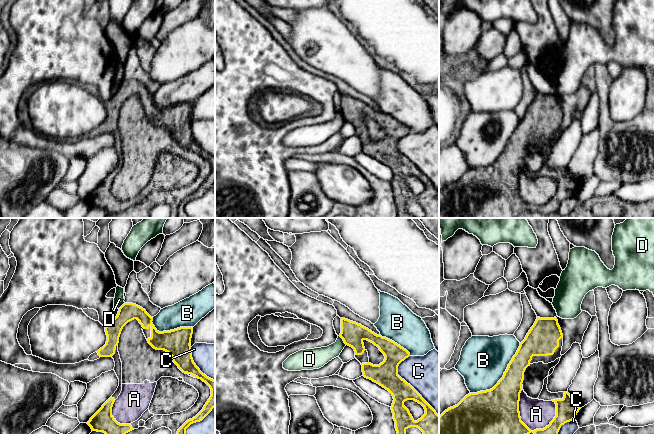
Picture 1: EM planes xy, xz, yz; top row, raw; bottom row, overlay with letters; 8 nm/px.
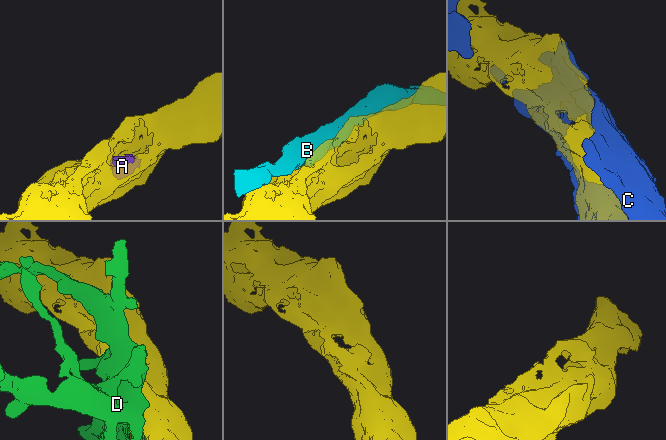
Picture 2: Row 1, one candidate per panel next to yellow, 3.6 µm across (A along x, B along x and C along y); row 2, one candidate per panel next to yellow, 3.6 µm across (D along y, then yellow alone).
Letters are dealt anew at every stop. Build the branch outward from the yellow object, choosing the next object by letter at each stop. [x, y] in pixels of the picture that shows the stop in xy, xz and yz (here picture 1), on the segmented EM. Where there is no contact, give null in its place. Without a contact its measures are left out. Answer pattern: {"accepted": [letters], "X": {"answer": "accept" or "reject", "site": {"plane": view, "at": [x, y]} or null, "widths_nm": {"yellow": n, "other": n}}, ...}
{"accepted": [], "A": {"answer": "reject", "site": {"plane": "yz", "at": [519, 416]}, "widths_nm": {"yellow": 360, "other": 240}}, "B": {"answer": "reject", "site": {"plane": "yz", "at": [503, 376]}, "widths_nm": {"yellow": 320, "other": 380}}, "C": {"answer": "reject", "site": {"plane": "xz", "at": [409, 384]}, "widths_nm": {"yellow": 200, "other": 400}}, "D": {"answer": "reject", "site": {"plane": "xz", "at": [343, 340]}, "widths_nm": {"yellow": 190, "other": 160}}}

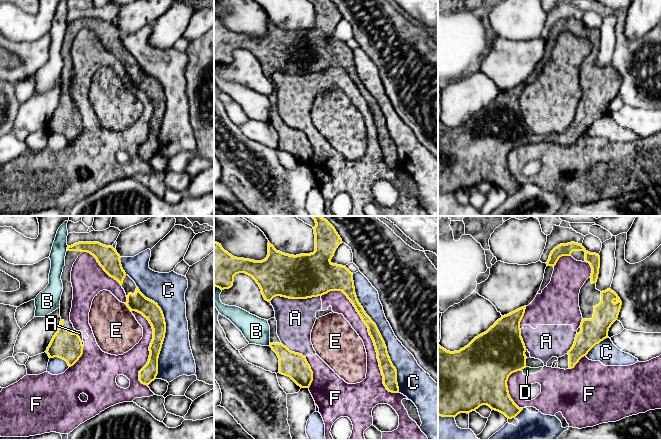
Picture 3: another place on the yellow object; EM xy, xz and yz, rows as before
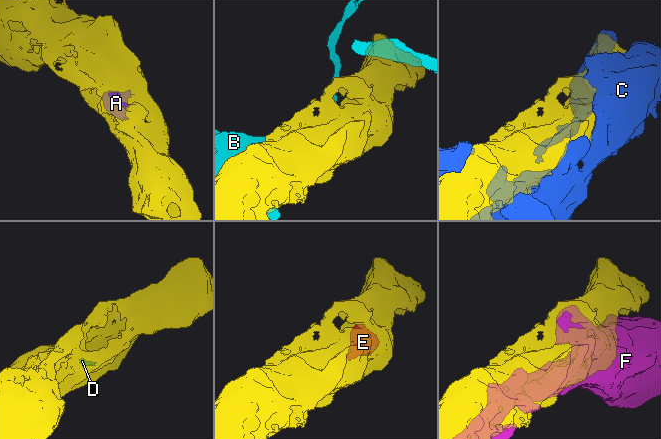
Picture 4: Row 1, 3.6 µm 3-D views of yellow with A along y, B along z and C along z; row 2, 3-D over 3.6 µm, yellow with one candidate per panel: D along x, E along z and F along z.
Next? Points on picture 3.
{"accepted": ["E"], "A": {"answer": "reject", "site": {"plane": "xz", "at": [294, 298]}, "widths_nm": {"yellow": 360, "other": 300}}, "B": {"answer": "reject", "site": {"plane": "xy", "at": [67, 248]}, "widths_nm": {"yellow": 120, "other": 130}}, "C": {"answer": "reject", "site": {"plane": "xz", "at": [379, 333]}, "widths_nm": {"yellow": 100, "other": 160}}, "D": {"answer": "reject", "site": {"plane": "yz", "at": [523, 368]}, "widths_nm": {"yellow": 400, "other": 60}}, "E": {"answer": "accept", "site": {"plane": "xy", "at": [128, 307]}, "widths_nm": {"yellow": 150, "other": 360}}, "F": {"answer": "reject", "site": {"plane": "xz", "at": [370, 335]}, "widths_nm": {"yellow": 100, "other": 120}}}

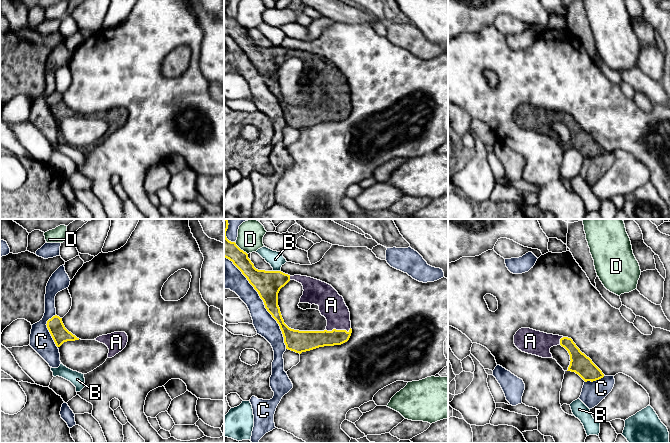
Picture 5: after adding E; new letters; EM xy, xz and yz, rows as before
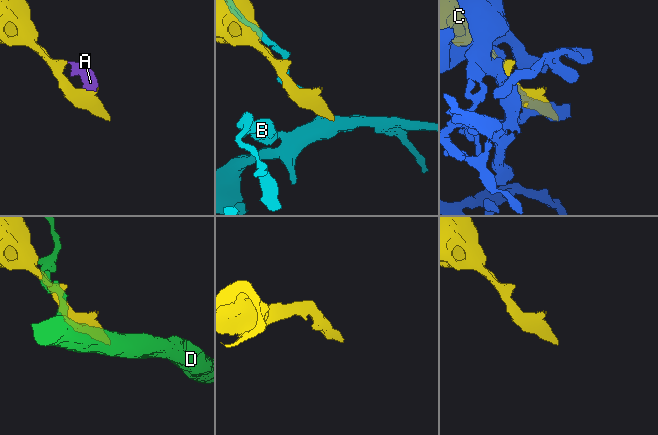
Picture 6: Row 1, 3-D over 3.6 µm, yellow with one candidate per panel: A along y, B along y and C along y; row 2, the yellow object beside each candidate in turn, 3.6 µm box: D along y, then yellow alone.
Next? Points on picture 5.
{"accepted": ["A"], "A": {"answer": "accept", "site": {"plane": "xz", "at": [338, 330]}, "widths_nm": {"yellow": 160, "other": 200}}, "B": {"answer": "reject", "site": {"plane": "xz", "at": [277, 271]}, "widths_nm": {"yellow": 200, "other": 120}}, "C": {"answer": "reject", "site": {"plane": "xz", "at": [263, 301]}, "widths_nm": {"yellow": 200, "other": 170}}, "D": {"answer": "reject", "site": {"plane": "xz", "at": [240, 249]}, "widths_nm": {"yellow": 140, "other": 200}}}

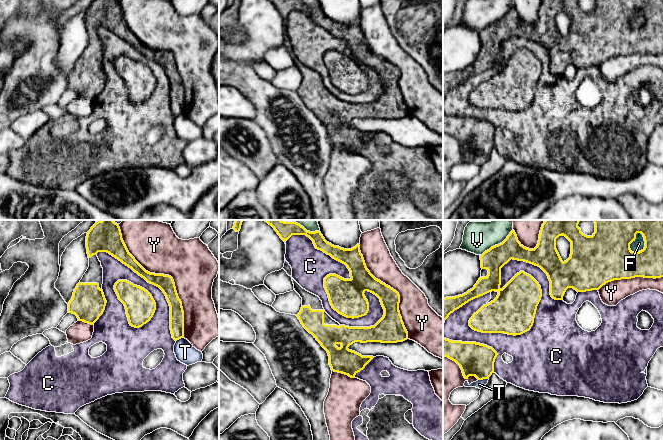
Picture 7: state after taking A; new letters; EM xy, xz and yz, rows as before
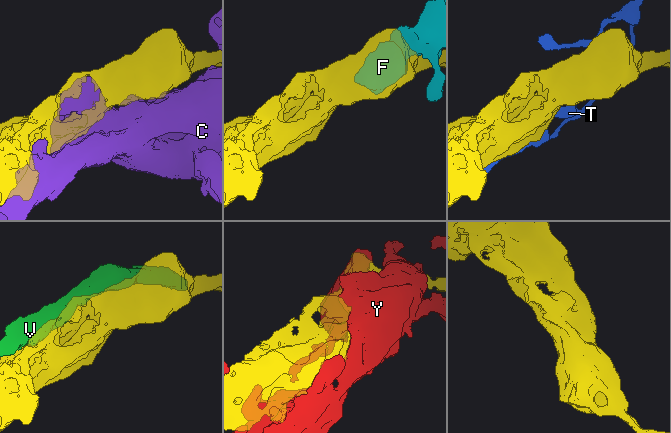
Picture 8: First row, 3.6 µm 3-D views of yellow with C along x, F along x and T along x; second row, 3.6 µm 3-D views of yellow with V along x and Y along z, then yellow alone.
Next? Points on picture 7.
{"accepted": [], "C": {"answer": "reject", "site": {"plane": "yz", "at": [524, 272]}, "widths_nm": {"yellow": 320, "other": 120}}, "F": {"answer": "reject", "site": {"plane": "yz", "at": [633, 240]}, "widths_nm": {"yellow": 400, "other": 90}}, "T": {"answer": "reject", "site": {"plane": "yz", "at": [483, 378]}, "widths_nm": {"yellow": 260, "other": 70}}, "V": {"answer": "reject", "site": {"plane": "yz", "at": [498, 244]}, "widths_nm": {"yellow": 180, "other": 240}}, "Y": {"answer": "reject", "site": {"plane": "xy", "at": [165, 275]}, "widths_nm": {"yellow": 130, "other": 380}}}

